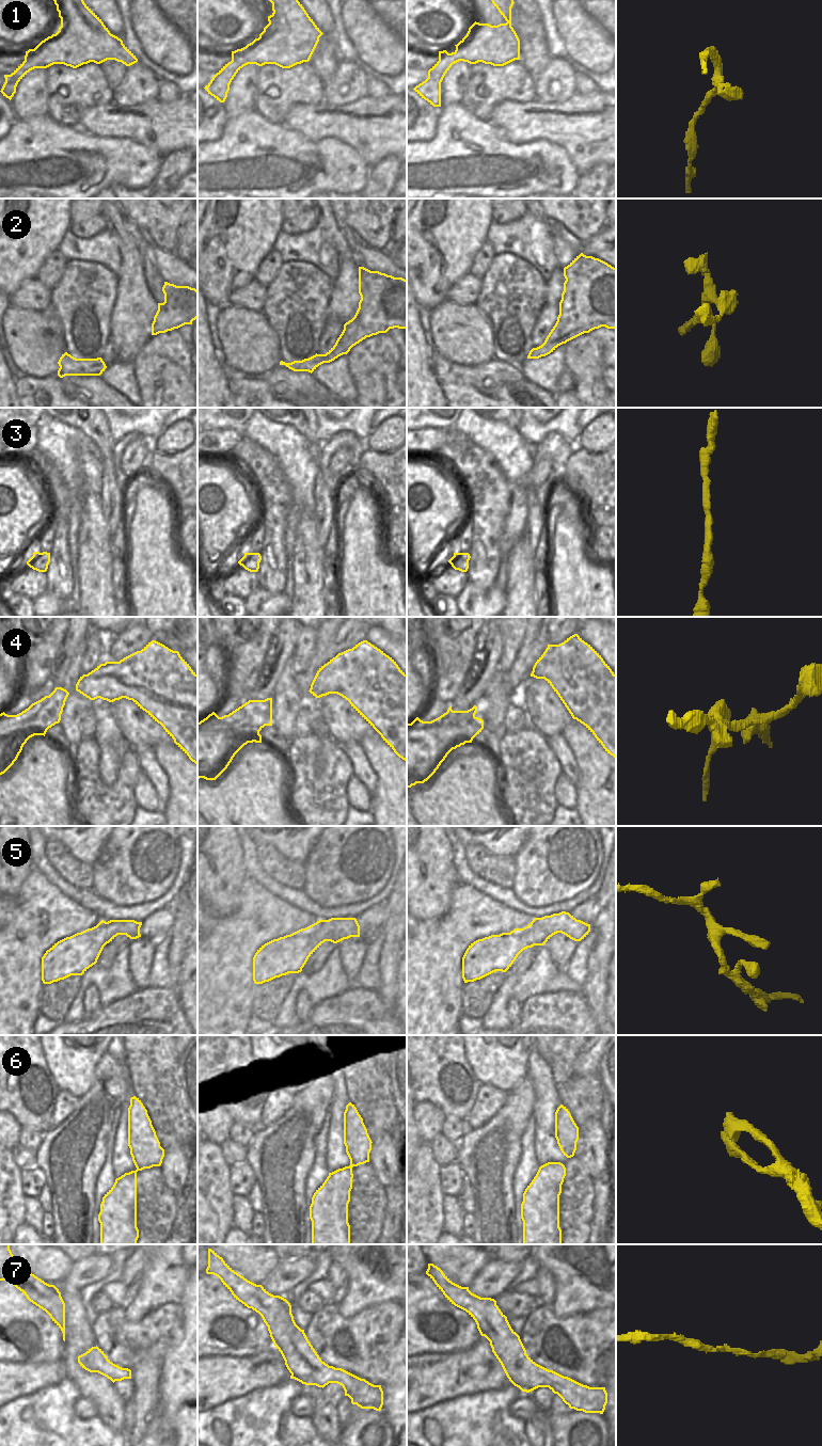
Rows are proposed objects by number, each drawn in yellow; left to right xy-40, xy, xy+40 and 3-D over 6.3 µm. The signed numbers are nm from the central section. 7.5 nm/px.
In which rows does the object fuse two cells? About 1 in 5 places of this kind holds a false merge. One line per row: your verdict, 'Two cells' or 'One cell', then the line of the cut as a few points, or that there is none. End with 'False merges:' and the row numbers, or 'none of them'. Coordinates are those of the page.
1: One cell. No split
2: One cell. No split
3: One cell. No split
4: Two cells. Split along xy+40 (475, 717), (469, 722), (449, 725), (415, 727), (411, 724)
5: One cell. No split
6: One cell. No split
7: One cell. No split
False merges: 4

